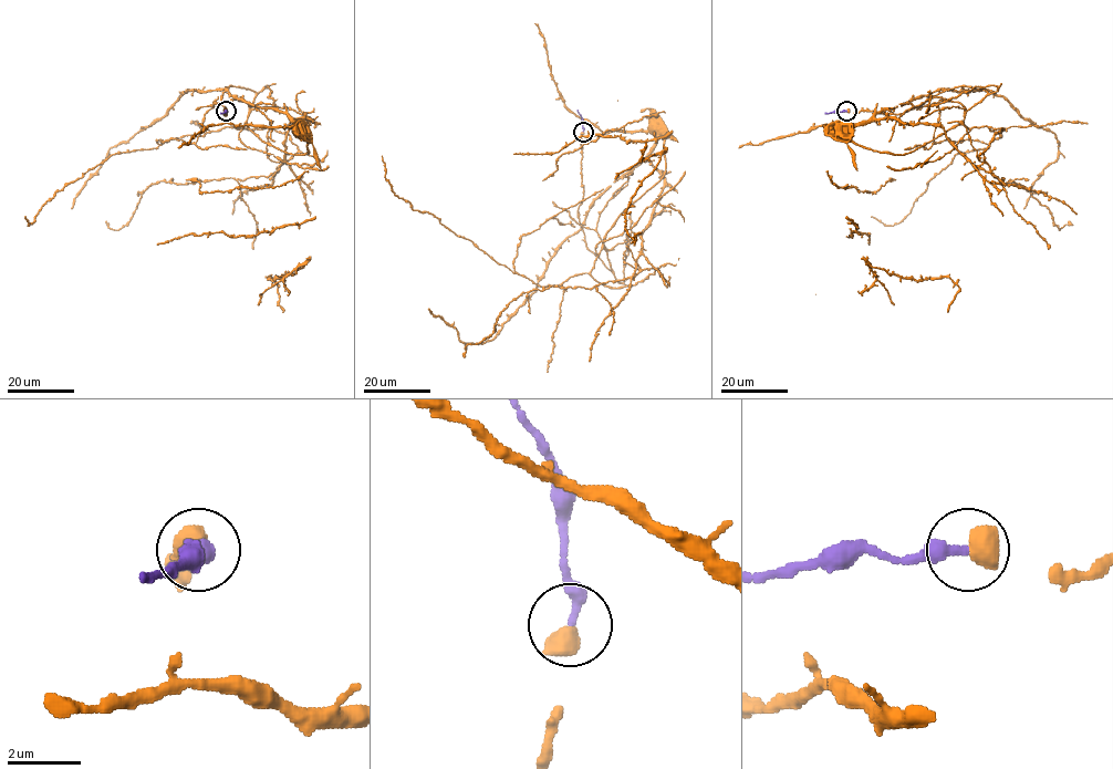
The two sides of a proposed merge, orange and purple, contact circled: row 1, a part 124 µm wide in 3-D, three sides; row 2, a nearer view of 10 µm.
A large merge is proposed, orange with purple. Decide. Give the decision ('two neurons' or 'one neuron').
one neuron

